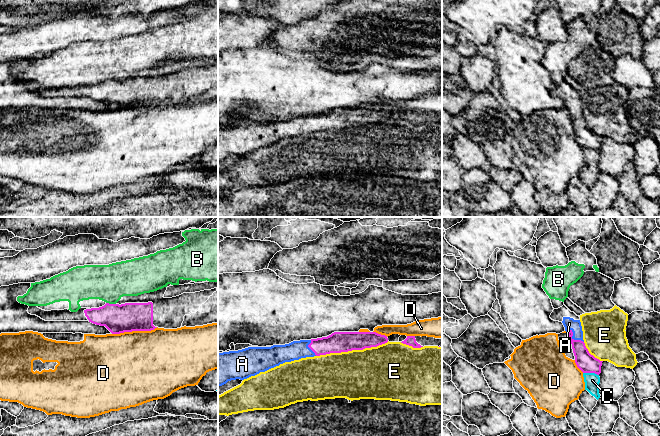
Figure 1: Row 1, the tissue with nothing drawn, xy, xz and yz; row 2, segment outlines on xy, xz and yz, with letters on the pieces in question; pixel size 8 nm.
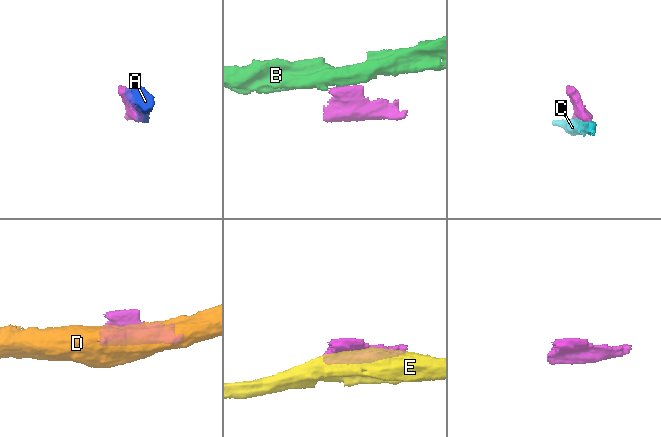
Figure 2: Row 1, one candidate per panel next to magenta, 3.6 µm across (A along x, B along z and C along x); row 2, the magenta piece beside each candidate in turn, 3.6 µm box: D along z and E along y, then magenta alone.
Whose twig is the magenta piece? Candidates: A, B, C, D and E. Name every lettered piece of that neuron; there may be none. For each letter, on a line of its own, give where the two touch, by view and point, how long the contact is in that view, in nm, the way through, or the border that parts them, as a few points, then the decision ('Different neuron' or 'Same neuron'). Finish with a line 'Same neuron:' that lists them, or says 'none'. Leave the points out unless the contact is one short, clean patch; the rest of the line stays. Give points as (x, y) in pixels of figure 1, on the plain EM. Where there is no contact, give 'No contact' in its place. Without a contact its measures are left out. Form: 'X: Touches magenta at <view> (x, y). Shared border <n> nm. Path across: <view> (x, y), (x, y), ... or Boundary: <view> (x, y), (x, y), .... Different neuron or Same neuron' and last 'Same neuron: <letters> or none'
A: Touches magenta at yz (573, 115). Shared border 160 nm. Same neuron
B: Touches magenta at xy (111, 80). Shared border 80 nm. Boundary: xy (106, 78), (115, 80). Different neuron
C: Touches magenta at yz (591, 148). Shared border 130 nm. Different neuron
D: Touches magenta at xy (134, 106). Shared border 380 nm. Different neuron
E: Touches magenta at xz (352, 125). Shared border 600 nm. Different neuron
Same neuron: A

